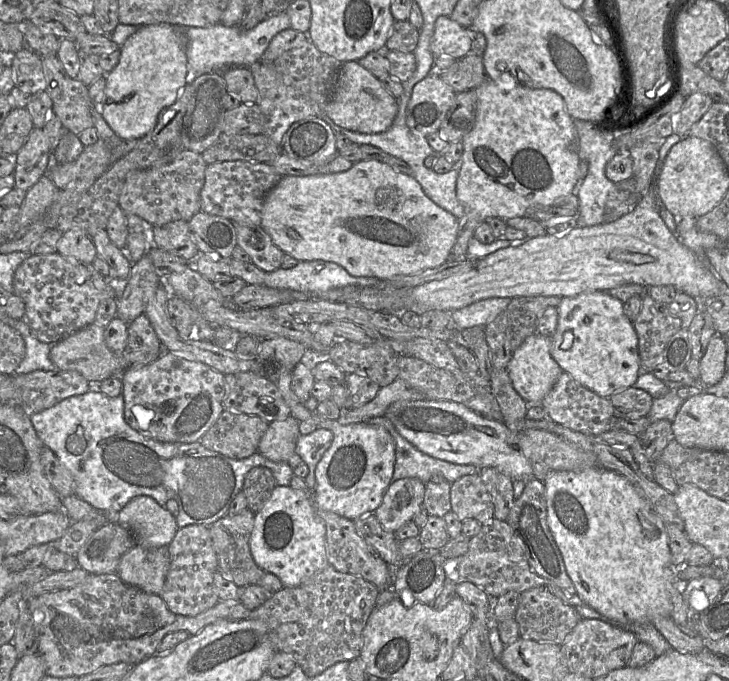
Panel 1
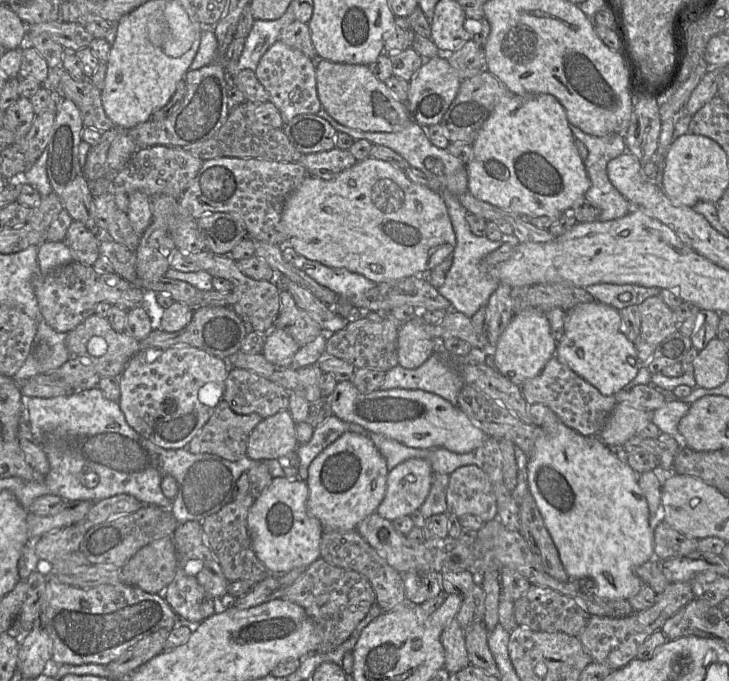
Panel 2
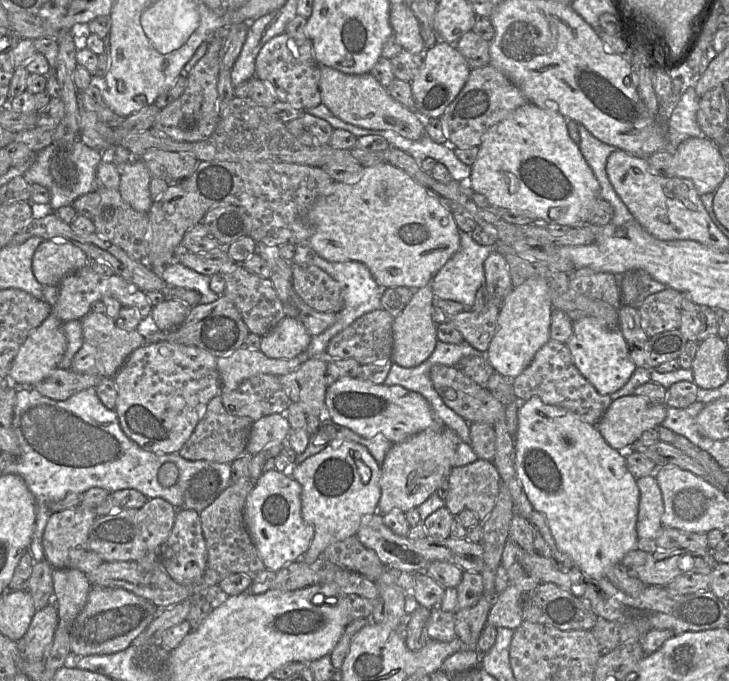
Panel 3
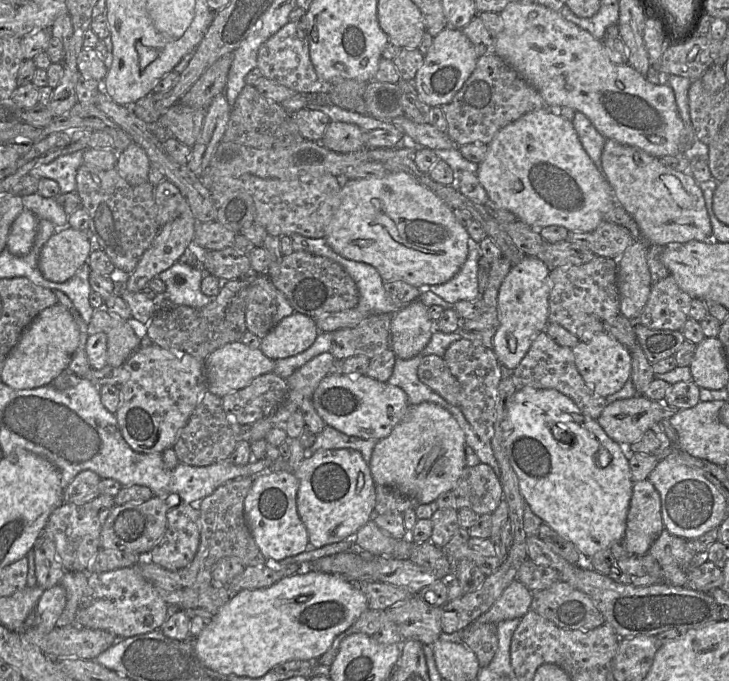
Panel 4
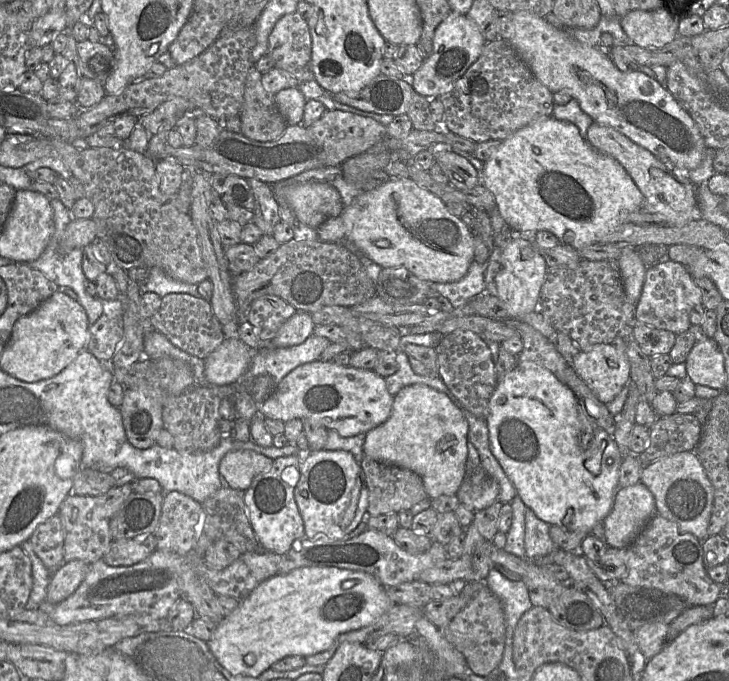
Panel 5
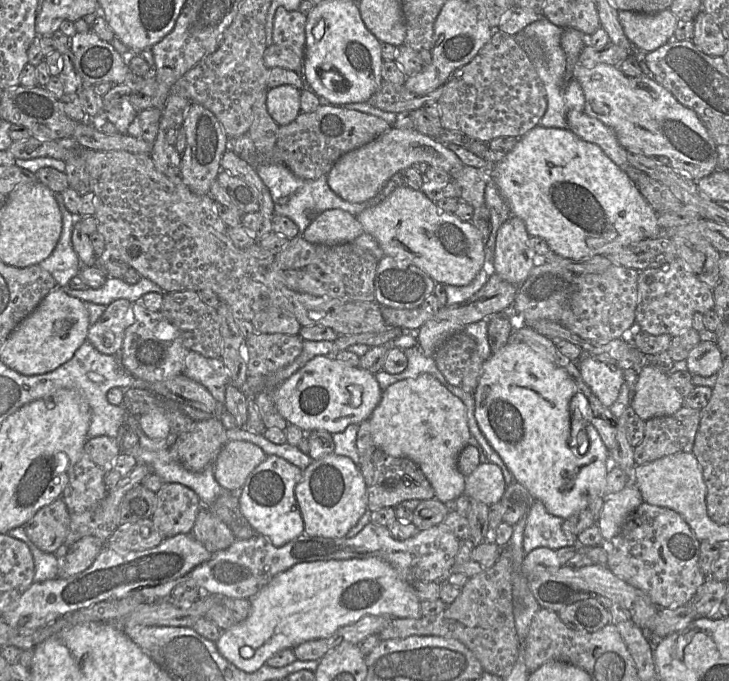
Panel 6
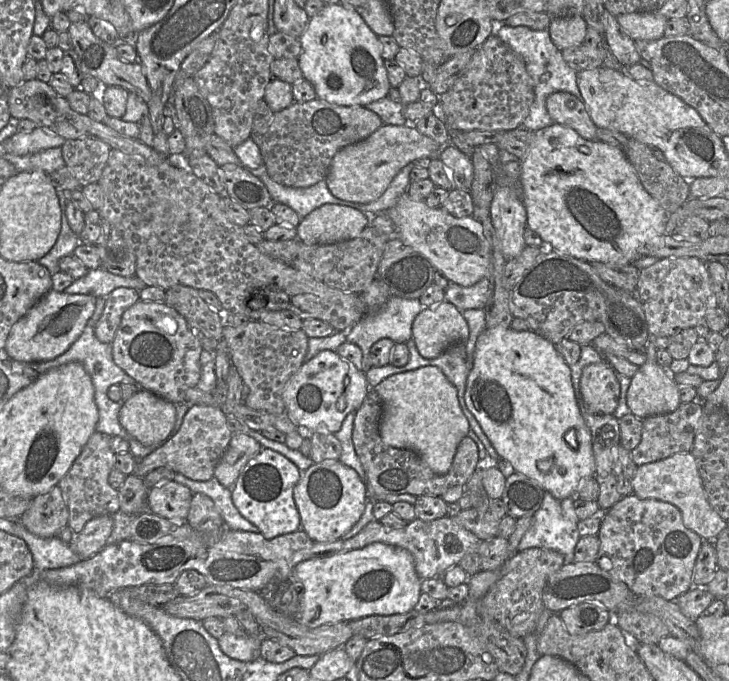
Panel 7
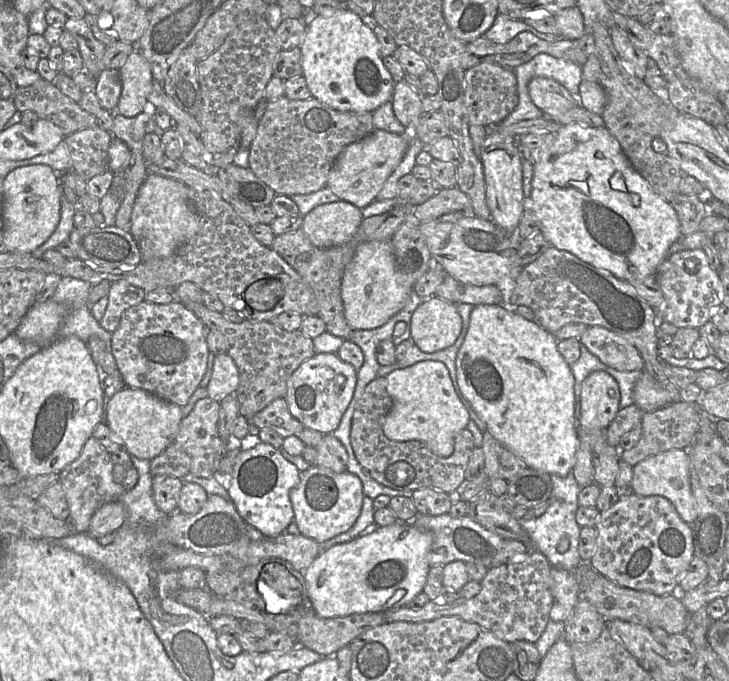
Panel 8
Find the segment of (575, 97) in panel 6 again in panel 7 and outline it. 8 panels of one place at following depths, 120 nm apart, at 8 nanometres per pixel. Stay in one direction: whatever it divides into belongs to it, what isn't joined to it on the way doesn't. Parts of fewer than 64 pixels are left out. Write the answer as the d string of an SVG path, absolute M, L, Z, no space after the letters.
M504 24L496 35L523 58L526 70L534 82L535 100L521 127L536 132L554 124L546 108L546 99L554 92L568 92L582 100L577 83L578 72L563 59L562 52L551 39L549 29L532 30L525 26L512 27Z

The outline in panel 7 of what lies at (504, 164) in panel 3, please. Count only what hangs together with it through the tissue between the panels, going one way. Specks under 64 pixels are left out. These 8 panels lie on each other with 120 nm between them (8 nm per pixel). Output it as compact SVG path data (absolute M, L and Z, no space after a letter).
M552 124L549 127L535 132L535 139L528 152L528 156L521 161L520 180L523 187L523 203L527 212L527 226L535 231L543 240L543 243L551 244L552 250L563 255L572 256L576 259L588 263L602 262L623 265L632 265L632 263L645 256L646 246L656 238L665 235L669 214L643 187L634 167L625 156L625 153L611 144L599 140L587 140L581 137L574 129Z

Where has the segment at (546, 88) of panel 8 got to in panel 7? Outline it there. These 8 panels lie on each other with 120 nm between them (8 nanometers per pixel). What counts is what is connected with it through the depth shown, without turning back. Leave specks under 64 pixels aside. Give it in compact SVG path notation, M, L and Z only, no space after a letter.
M554 92L547 97L546 108L554 123L574 129L587 140L598 140L598 127L592 121L583 100L568 92Z

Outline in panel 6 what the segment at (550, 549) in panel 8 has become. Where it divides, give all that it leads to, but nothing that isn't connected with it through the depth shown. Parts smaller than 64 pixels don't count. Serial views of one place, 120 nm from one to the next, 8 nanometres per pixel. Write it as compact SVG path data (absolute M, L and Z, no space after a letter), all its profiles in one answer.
M535 500L527 515L523 537L523 550L528 554L539 547L560 549L575 546L577 535L564 532L564 519L550 514L540 500Z

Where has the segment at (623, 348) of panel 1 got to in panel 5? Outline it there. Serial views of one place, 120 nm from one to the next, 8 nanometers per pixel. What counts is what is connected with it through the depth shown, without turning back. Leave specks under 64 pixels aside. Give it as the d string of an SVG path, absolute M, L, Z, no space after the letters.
M612 343L579 351L572 359L577 375L604 404L611 402L630 383L630 365Z

